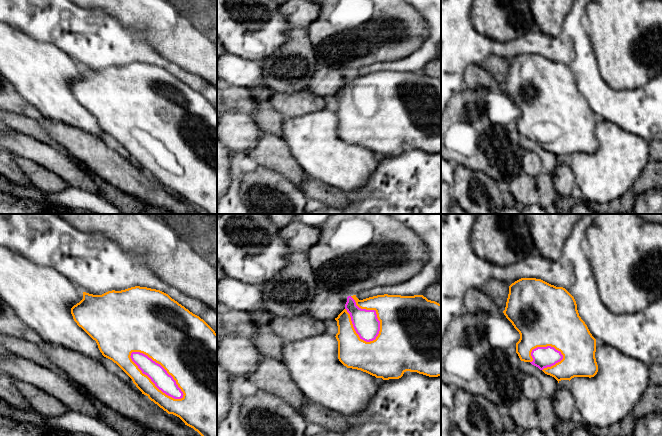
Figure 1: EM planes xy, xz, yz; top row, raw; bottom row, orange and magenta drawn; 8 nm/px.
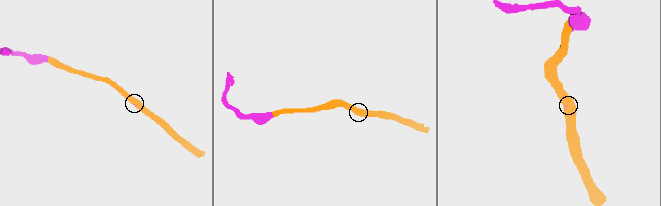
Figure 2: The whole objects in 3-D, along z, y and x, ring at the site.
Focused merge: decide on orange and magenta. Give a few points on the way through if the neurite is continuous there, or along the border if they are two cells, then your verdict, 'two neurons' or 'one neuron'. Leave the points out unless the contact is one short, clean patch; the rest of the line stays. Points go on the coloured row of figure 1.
one neuron

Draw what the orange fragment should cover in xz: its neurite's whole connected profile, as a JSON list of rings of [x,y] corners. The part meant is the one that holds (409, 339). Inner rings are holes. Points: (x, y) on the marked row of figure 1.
[[[377,295],[359,300],[348,296],[345,309],[335,318],[338,326],[338,359],[347,368],[361,370],[383,380],[399,379],[406,371],[441,376],[441,304],[423,295]]]

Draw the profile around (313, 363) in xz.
[[[327,333],[285,343],[281,362],[288,369],[294,384],[311,403],[346,416],[361,413],[380,385],[375,376],[344,366],[338,359],[336,337]]]

